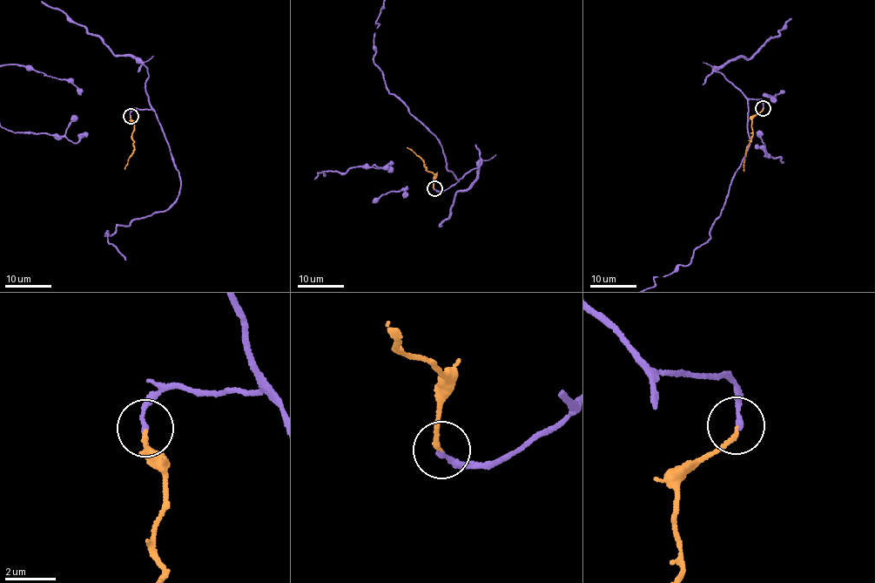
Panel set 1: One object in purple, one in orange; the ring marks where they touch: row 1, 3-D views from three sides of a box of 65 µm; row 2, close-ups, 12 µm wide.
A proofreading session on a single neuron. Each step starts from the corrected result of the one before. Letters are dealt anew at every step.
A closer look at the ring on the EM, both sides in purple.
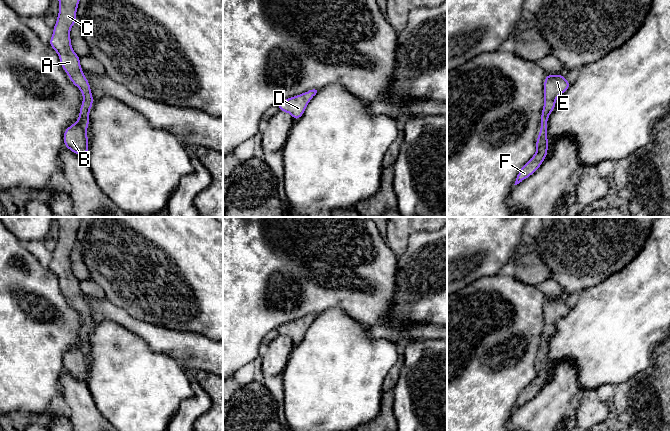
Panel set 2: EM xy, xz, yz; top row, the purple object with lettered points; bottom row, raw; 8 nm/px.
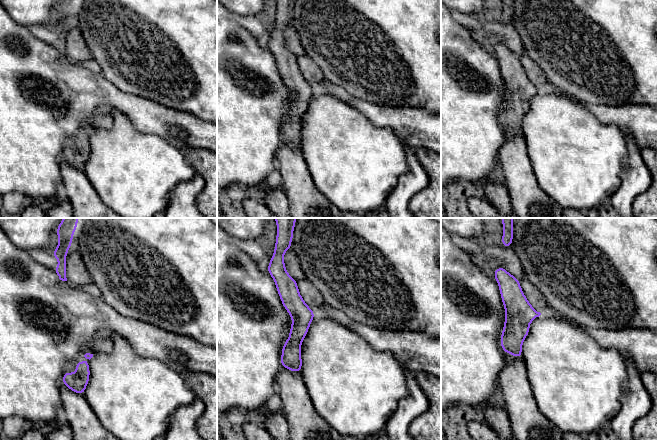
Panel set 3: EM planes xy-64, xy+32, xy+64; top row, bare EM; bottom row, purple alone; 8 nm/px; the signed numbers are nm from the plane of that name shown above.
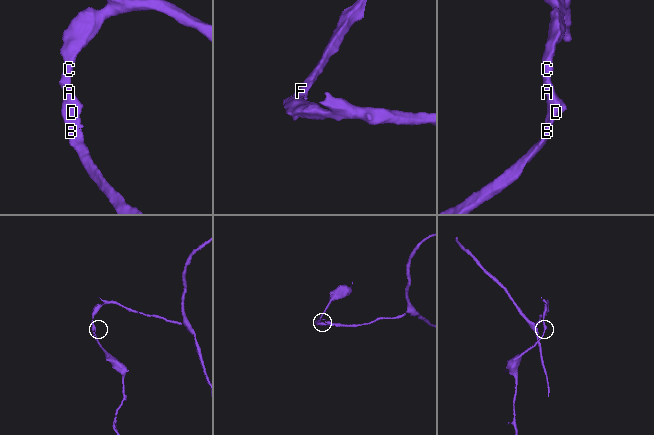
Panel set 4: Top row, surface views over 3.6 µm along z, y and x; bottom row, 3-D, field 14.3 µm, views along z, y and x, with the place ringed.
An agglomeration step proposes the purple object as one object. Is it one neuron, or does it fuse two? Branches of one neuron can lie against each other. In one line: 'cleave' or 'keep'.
keep

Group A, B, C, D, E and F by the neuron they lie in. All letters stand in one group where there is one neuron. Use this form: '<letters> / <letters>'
A B C D E F

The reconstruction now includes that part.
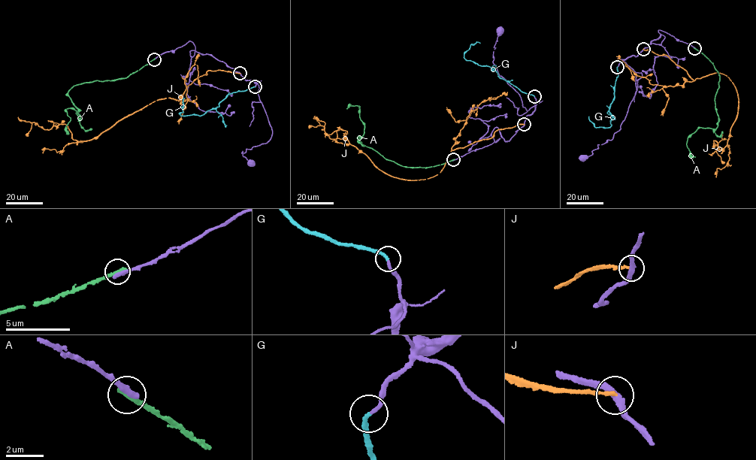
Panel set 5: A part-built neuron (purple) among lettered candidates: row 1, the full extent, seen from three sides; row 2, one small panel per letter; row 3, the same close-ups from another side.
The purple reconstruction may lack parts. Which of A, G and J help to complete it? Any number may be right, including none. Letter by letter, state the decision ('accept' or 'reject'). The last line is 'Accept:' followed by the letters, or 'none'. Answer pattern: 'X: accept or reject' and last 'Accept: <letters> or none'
A: reject
G: accept
J: reject
Accept: G

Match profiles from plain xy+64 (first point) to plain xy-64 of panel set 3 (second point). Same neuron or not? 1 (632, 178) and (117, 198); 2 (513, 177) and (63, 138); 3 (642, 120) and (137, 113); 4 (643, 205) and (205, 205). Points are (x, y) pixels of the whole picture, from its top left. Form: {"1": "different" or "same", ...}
{"1": "same", "2": "different", "3": "same", "4": "same"}

